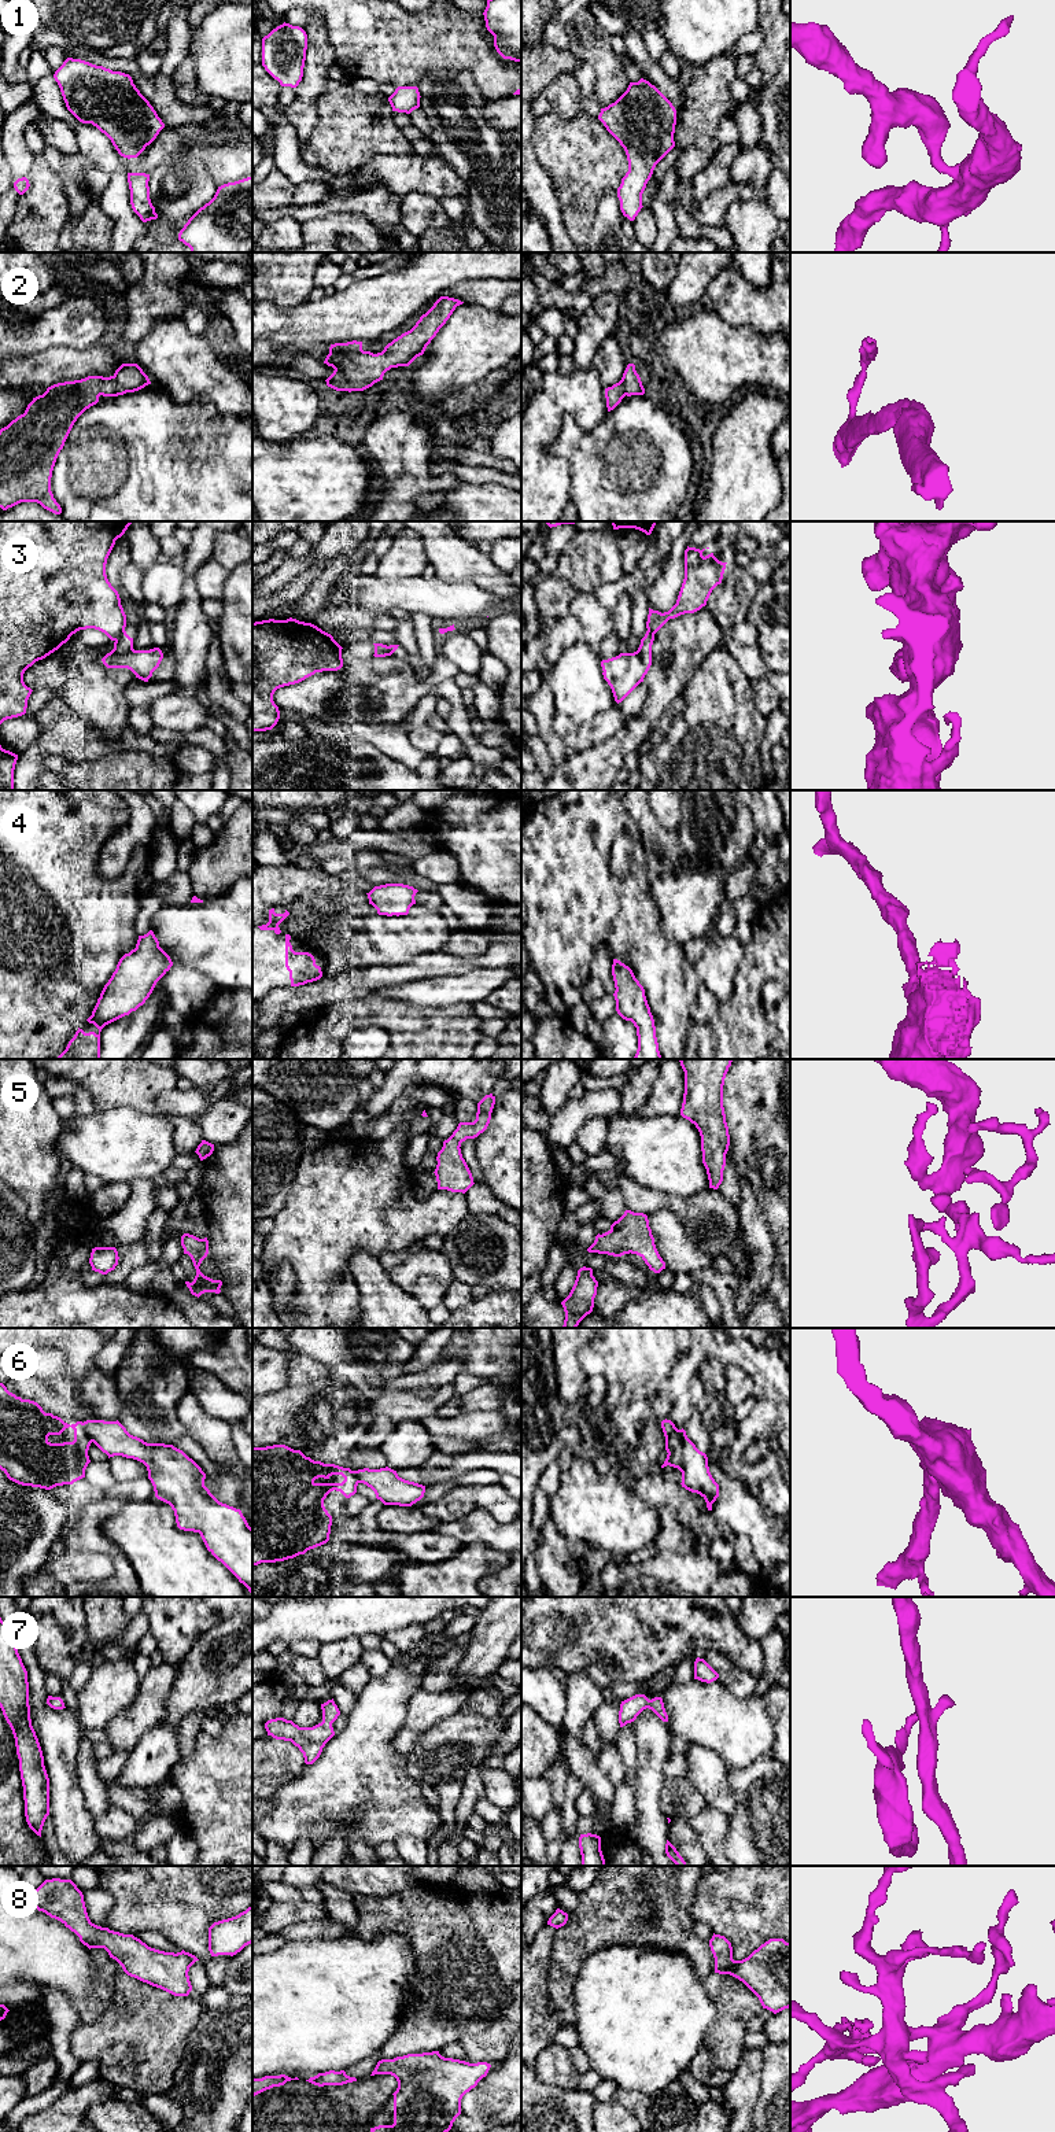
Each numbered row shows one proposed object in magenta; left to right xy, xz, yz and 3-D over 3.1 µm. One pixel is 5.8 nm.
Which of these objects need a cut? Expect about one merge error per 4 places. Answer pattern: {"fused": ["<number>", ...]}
{"fused": ["3", "6"]}

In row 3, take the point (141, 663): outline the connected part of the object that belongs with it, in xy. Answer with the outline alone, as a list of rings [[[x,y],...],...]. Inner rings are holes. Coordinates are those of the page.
[[[125,630],[114,641],[114,649],[102,659],[103,664],[107,668],[128,668],[136,678],[148,682],[163,659],[162,650],[159,648],[134,650],[133,638]]]

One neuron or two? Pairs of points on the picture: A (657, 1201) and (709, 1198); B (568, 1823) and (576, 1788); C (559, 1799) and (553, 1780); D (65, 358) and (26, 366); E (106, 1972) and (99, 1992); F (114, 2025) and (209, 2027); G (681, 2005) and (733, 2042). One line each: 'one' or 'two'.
A: one
B: one
C: one
D: one
E: one
F: two
G: two

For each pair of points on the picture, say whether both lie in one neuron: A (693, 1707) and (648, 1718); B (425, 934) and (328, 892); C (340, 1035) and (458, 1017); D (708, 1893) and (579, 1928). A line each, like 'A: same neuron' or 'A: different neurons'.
A: different neurons
B: same neuron
C: same neuron
D: different neurons

